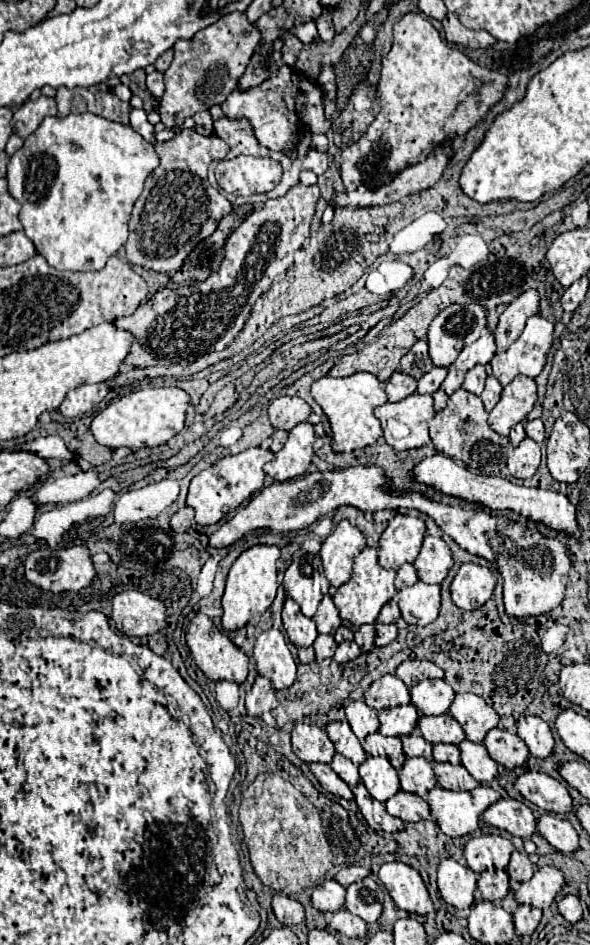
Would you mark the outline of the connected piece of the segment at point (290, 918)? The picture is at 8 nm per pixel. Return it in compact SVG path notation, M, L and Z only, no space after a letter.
M285 894L273 896L273 914L283 926L295 926L295 924L305 920L303 906Z

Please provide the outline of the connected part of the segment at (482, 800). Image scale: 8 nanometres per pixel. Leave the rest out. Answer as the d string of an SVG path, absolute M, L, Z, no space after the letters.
M435 786L427 796L431 814L447 836L465 836L479 828L481 814L501 796L491 786L477 786L471 792L453 792Z

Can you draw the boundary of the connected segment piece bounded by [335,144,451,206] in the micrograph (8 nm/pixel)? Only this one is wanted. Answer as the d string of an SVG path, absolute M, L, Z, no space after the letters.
M443 144L429 156L429 160L409 166L405 172L397 174L389 184L383 184L379 188L359 186L355 192L337 192L335 194L335 206L385 206L399 202L403 196L421 192L431 188L443 174L447 166L447 152L451 150L449 144Z

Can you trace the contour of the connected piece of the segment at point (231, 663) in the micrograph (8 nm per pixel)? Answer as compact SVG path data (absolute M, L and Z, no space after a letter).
M197 612L195 618L191 620L189 628L187 628L187 646L191 650L191 656L197 664L197 668L213 682L219 680L229 680L235 684L243 684L247 680L247 666L249 666L249 658L245 656L243 650L239 650L223 630L215 628L215 624L211 622L209 616L205 616L203 612Z

